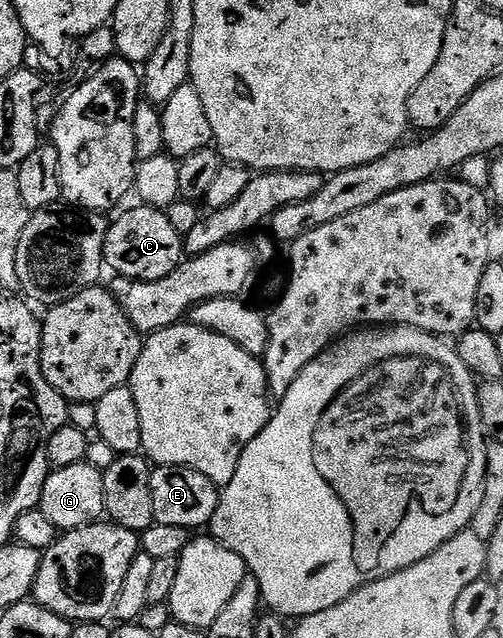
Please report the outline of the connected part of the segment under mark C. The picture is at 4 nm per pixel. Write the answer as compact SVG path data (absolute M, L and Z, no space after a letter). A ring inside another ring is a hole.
M135 204L116 222L107 227L103 260L121 278L133 278L137 282L152 282L169 276L185 258L185 238L167 219L166 213L152 206Z

